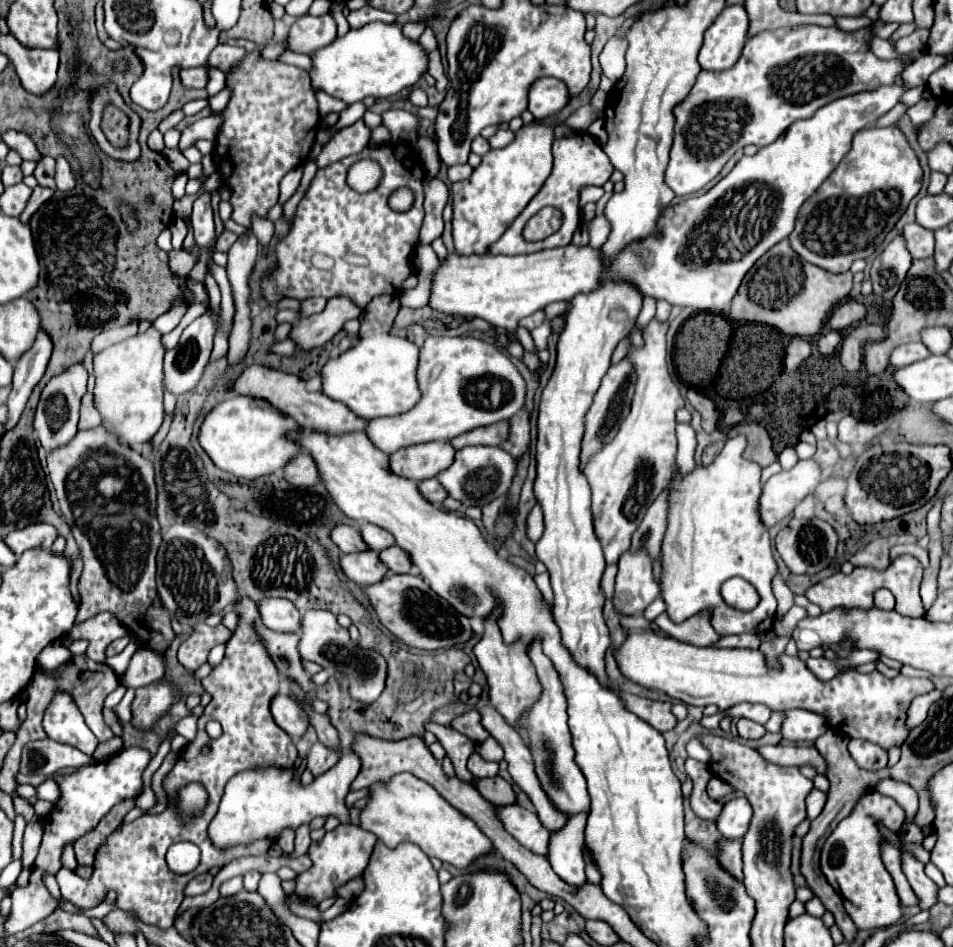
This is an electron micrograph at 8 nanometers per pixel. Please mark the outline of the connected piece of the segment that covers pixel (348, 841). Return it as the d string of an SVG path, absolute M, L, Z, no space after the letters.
M339 825L335 831L329 831L321 843L313 843L309 847L309 857L313 859L313 867L307 873L297 875L297 889L299 895L313 897L315 903L321 903L327 897L335 895L335 887L341 883L359 877L363 869L369 863L369 857L373 853L373 845L377 843L377 837L373 833L363 831L357 825Z

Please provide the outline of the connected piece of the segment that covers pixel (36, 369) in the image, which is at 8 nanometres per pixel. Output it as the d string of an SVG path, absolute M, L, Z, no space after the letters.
M45 331L39 333L39 337L35 339L35 345L29 349L29 353L25 353L17 365L15 365L15 375L13 375L13 389L9 395L9 421L5 425L5 429L15 427L21 411L25 409L33 387L41 381L45 369L47 369L47 361L51 357L51 339L47 337Z

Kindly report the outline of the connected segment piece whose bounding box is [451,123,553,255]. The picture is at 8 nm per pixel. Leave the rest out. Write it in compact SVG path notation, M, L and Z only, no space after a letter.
M523 125L515 133L515 141L503 149L495 149L483 155L481 165L473 171L467 181L453 183L453 241L459 255L487 255L489 247L511 227L517 215L527 207L531 197L537 195L541 185L551 173L551 143L553 143L553 125Z

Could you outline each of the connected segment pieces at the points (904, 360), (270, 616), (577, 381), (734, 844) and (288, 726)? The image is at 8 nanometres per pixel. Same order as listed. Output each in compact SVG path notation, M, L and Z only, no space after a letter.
M907 343L907 345L901 345L899 349L893 351L891 355L891 365L895 367L905 367L905 365L911 365L915 361L921 361L921 359L927 359L931 355L931 351L923 345L923 343Z
M261 601L261 623L279 633L301 633L301 613L291 601Z
M601 285L595 293L585 293L575 297L571 301L571 309L567 315L567 325L559 337L557 343L557 365L555 371L543 389L541 403L539 403L539 441L537 441L537 479L535 479L535 497L543 509L545 517L545 533L535 545L537 559L547 567L551 575L551 585L555 593L553 601L553 617L561 629L563 645L571 651L575 661L589 671L593 671L603 685L609 685L609 677L605 673L605 649L611 643L609 629L603 621L603 605L605 605L605 593L601 589L601 577L605 571L605 557L603 547L595 535L593 527L593 513L591 513L591 487L587 483L587 477L581 473L581 443L585 435L585 415L587 409L593 403L593 397L601 385L601 379L605 377L607 369L611 367L611 355L617 347L617 343L627 337L635 325L635 319L641 311L639 293L631 289L631 285Z
M727 839L721 843L721 853L717 855L719 861L723 861L725 869L729 873L735 873L735 877L743 879L743 861L741 861L741 839Z
M285 691L277 693L273 699L271 699L271 715L275 719L275 723L287 731L295 741L305 733L305 729L309 727L309 721L307 721L307 715L299 709L299 703L295 699L291 699L289 695L285 695Z

